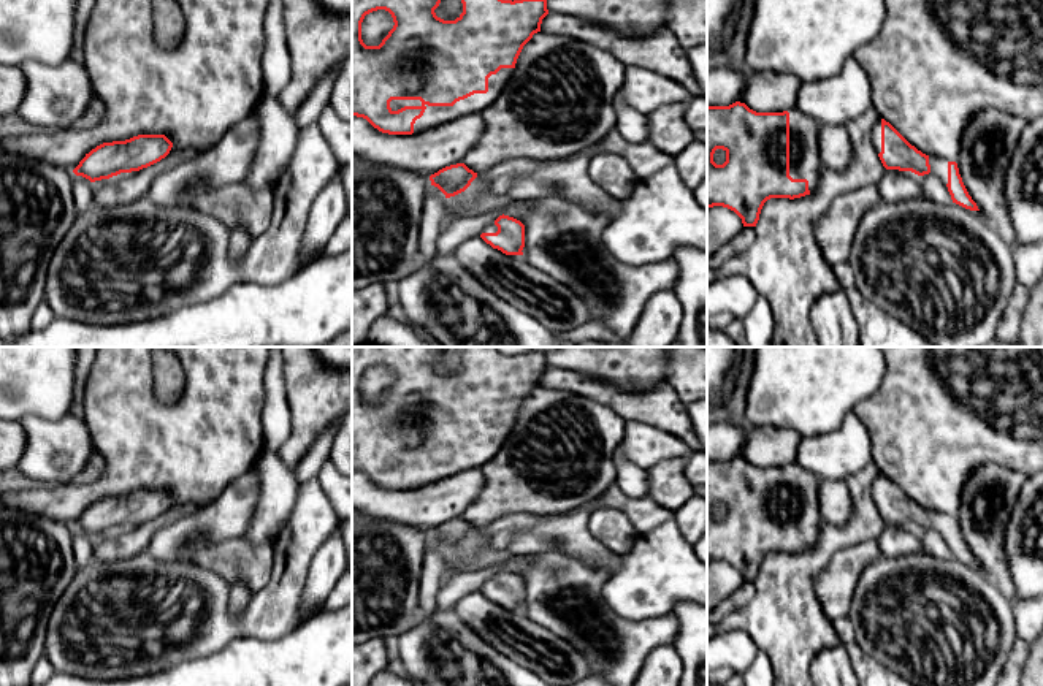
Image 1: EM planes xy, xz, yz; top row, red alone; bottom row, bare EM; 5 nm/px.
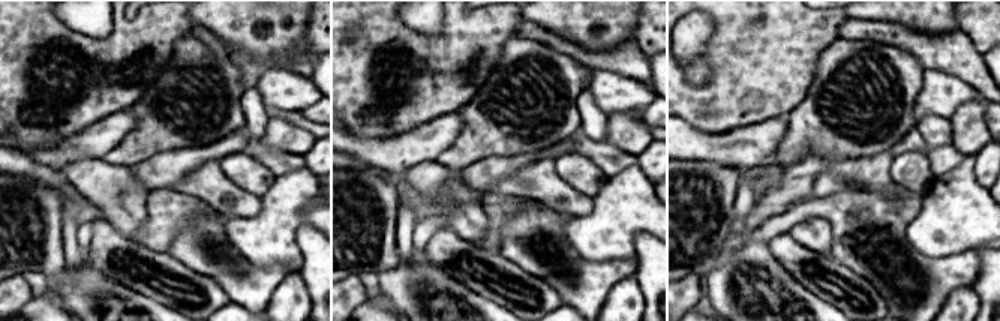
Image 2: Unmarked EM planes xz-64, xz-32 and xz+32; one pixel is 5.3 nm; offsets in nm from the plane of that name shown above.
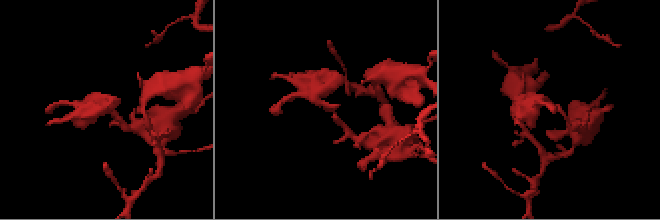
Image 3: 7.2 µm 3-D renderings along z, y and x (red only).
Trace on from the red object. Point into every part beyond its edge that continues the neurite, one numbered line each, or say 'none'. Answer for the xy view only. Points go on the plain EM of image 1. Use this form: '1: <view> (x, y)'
none

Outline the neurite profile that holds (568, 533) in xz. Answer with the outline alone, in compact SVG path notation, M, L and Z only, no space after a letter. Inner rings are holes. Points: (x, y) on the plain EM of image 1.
M585 507L541 518L528 531L520 532L507 547L507 556L523 556L544 551L563 551L588 566L618 574L623 555L607 548L588 529L590 510Z

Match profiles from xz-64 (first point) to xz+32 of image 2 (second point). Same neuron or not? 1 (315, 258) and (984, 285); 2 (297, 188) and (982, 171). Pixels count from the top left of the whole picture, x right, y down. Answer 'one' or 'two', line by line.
1: one
2: two

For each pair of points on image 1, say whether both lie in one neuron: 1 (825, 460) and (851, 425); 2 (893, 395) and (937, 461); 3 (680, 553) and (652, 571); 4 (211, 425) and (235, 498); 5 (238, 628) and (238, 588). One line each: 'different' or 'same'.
1: same
2: same
3: same
4: different
5: different

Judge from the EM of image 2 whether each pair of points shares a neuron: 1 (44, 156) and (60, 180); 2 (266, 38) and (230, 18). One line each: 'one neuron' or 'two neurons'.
1: two neurons
2: one neuron

